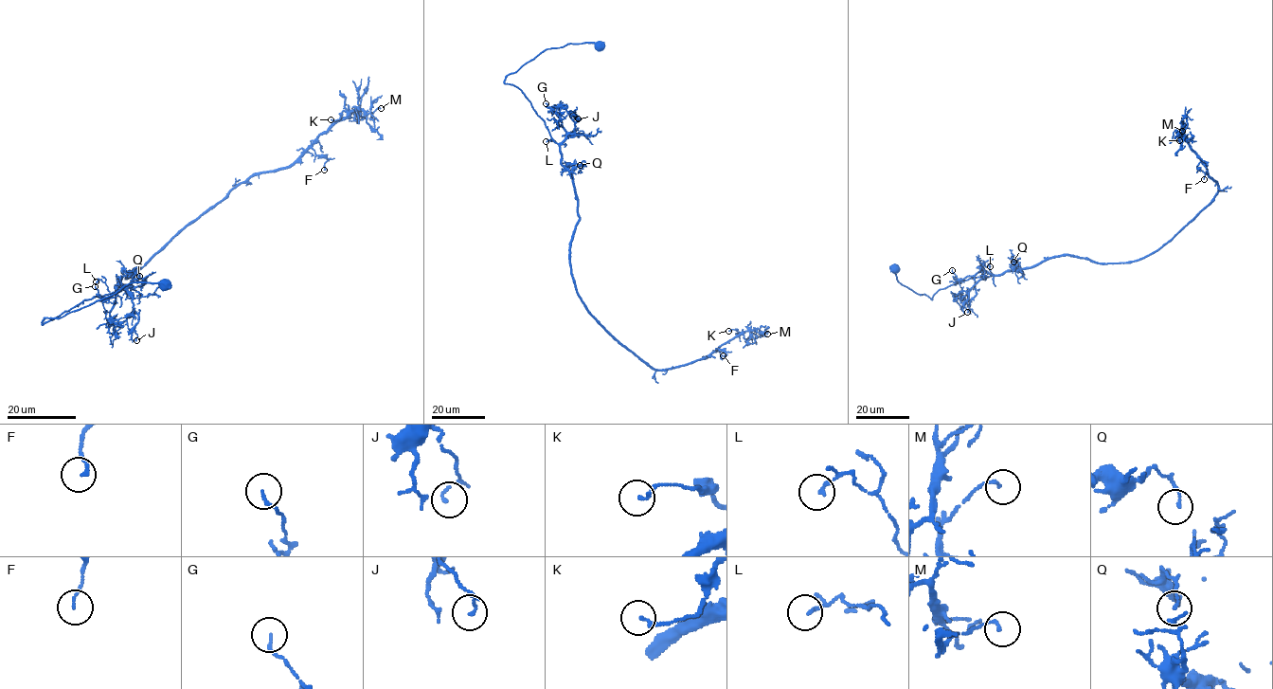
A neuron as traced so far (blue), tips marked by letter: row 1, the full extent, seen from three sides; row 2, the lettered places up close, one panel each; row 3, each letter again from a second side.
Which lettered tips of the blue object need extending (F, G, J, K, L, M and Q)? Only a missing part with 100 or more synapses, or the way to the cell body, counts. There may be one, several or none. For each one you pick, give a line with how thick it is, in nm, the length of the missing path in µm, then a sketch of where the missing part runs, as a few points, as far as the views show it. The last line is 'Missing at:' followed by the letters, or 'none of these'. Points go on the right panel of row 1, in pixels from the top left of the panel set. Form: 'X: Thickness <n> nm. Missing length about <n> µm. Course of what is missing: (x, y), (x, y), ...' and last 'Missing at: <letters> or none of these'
Missing at: none of these

